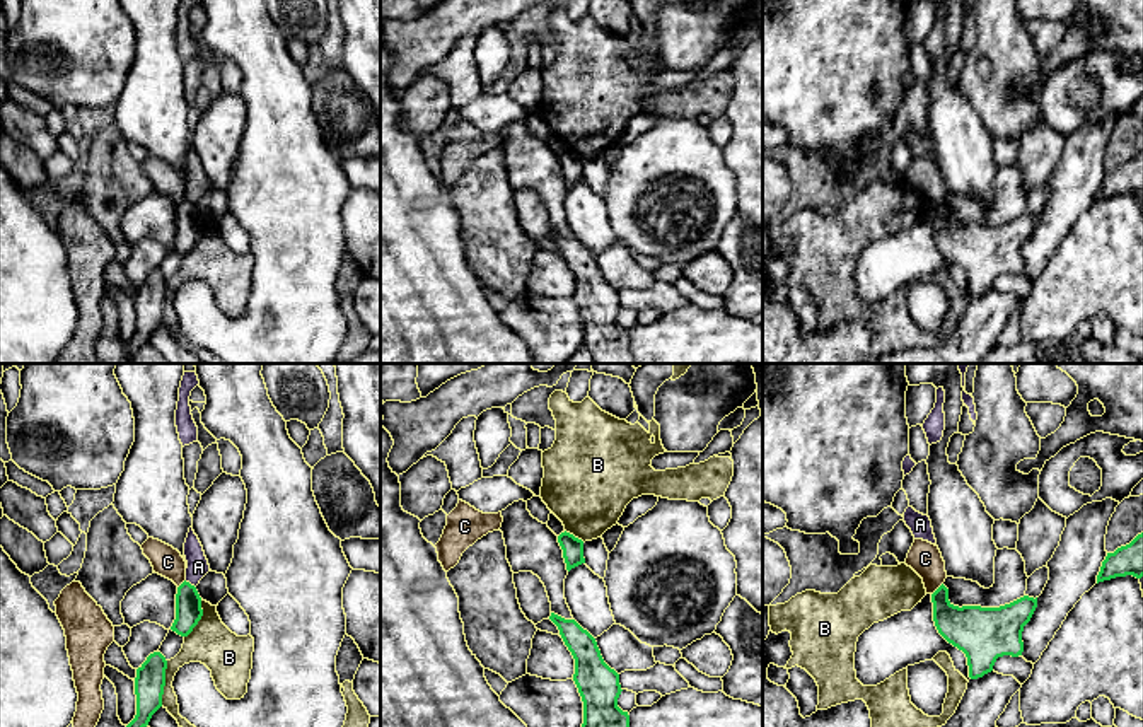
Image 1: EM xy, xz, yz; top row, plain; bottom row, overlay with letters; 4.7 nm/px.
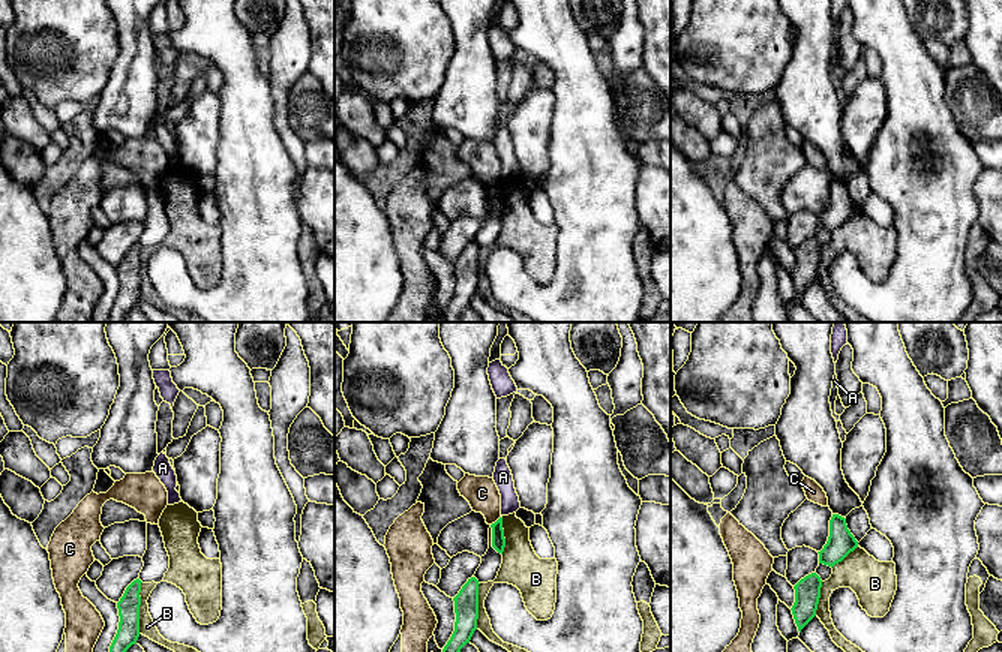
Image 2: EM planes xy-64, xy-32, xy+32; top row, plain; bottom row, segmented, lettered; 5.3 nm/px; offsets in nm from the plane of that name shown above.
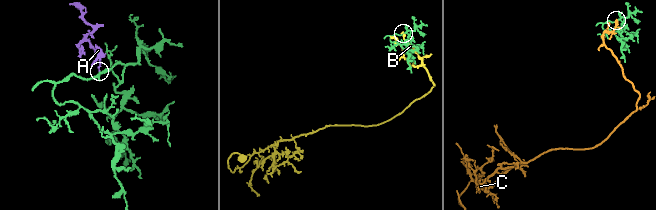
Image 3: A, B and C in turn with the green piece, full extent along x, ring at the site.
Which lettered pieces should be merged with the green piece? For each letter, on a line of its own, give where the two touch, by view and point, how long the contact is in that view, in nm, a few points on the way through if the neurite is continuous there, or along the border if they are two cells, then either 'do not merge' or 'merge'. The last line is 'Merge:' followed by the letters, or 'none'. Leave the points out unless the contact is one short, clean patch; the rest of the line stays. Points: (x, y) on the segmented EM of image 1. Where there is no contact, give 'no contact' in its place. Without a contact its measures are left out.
A: contact xy (188, 582); length 70 nm; border xy (185, 581), (195, 587); do not merge
B: contact xy (164, 683); length 220 nm; do not merge
C: contact yz (937, 589); length 80 nm; do not merge
Merge: none

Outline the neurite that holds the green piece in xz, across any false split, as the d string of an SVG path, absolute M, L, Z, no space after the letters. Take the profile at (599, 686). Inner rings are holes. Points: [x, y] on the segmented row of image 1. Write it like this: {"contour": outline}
{"contour": "M551 613L549 619L575 659L573 681L583 701L582 727L630 727L630 715L618 707L621 695L619 674L611 669L595 638L575 619Z"}

